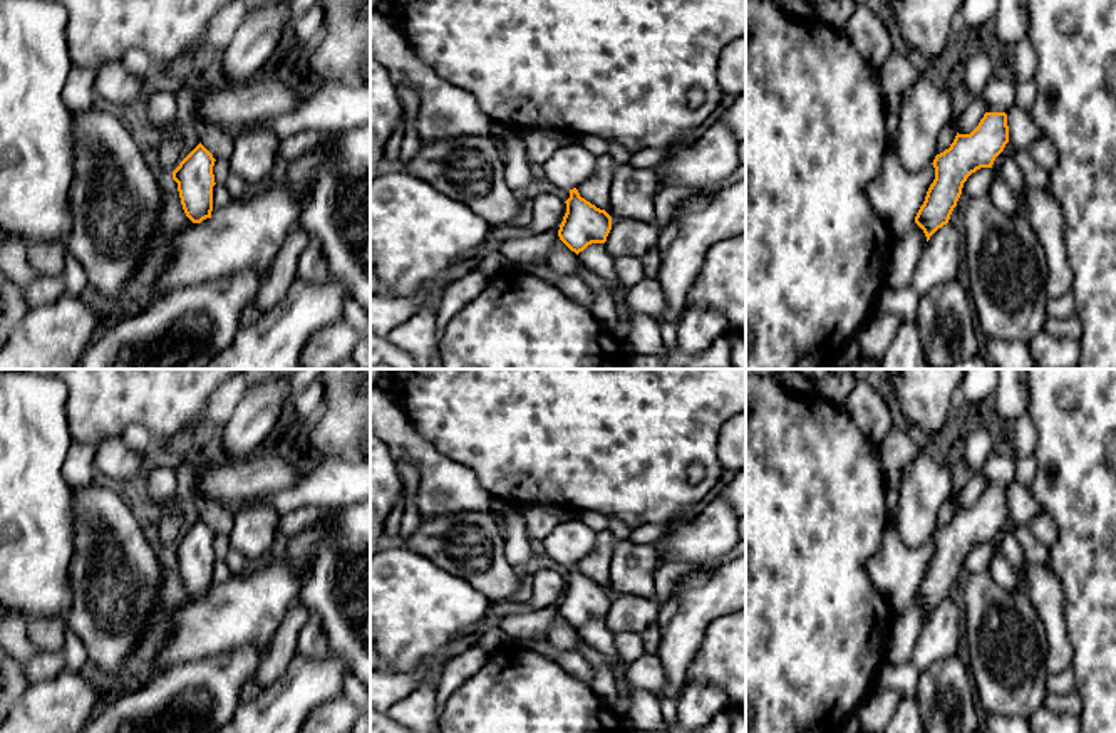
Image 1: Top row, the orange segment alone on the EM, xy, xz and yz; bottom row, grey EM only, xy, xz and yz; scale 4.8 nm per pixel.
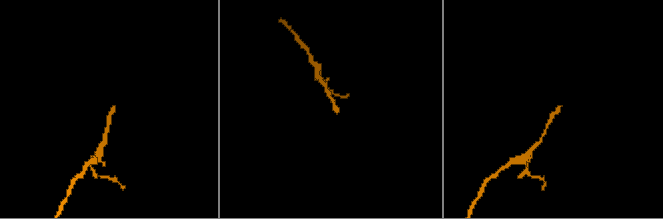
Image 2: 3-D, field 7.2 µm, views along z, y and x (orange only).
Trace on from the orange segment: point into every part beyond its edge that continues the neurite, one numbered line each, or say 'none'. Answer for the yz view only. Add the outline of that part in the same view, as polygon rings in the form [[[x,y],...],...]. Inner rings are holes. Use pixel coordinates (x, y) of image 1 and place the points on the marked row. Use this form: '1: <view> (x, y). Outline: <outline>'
1: yz (999, 94). Outline: [[[999,62],[994,64],[992,75],[980,94],[984,102],[987,104],[989,112],[1005,112],[1009,107],[1015,106],[1015,77],[1014,69]]]

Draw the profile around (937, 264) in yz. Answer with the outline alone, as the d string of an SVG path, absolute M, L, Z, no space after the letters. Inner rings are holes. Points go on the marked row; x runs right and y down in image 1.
M950 223L930 237L917 260L910 283L918 297L925 297L942 283L957 280L958 245L958 233Z

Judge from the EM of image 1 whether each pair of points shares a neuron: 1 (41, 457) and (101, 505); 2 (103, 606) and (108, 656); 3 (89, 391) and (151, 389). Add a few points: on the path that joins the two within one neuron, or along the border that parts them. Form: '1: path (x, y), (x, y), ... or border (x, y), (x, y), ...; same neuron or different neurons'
1: border (72, 488), (74, 529); different neurons
2: path (108, 618), (108, 644); same neuron
3: path (104, 391), (136, 389); same neuron

